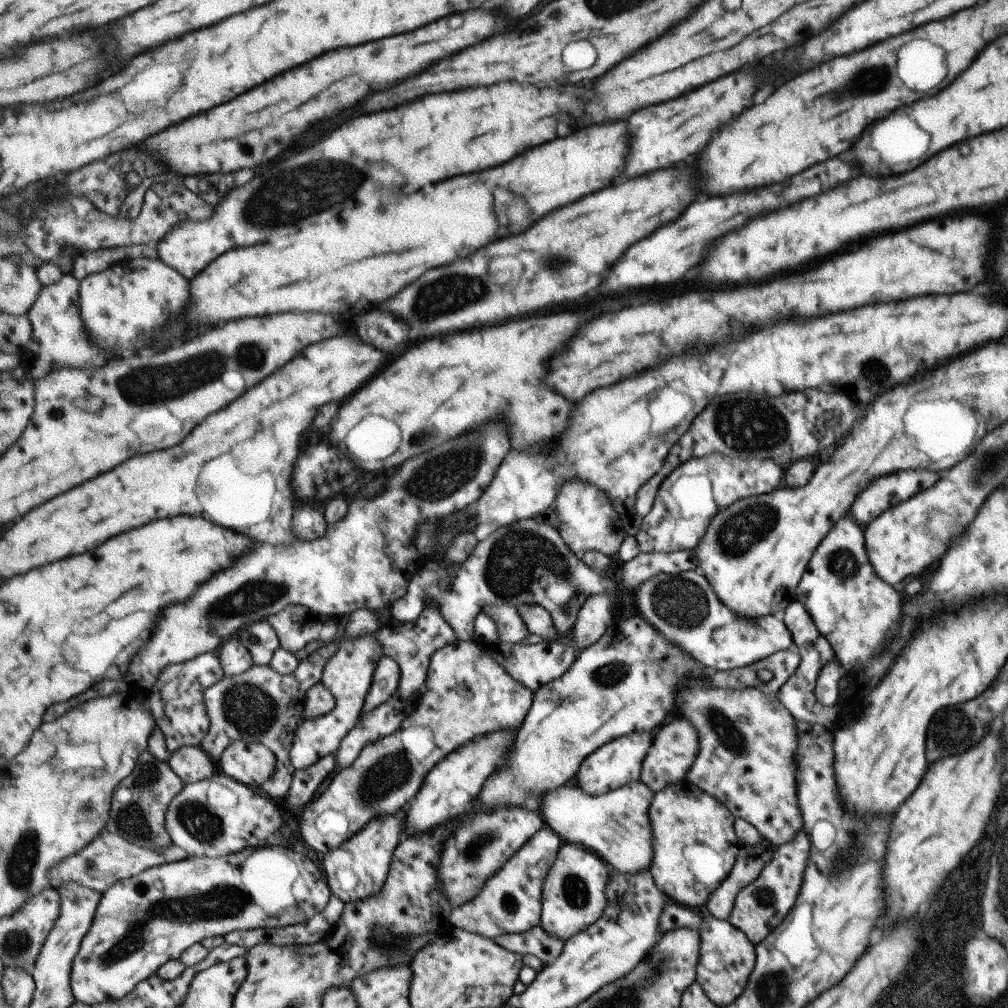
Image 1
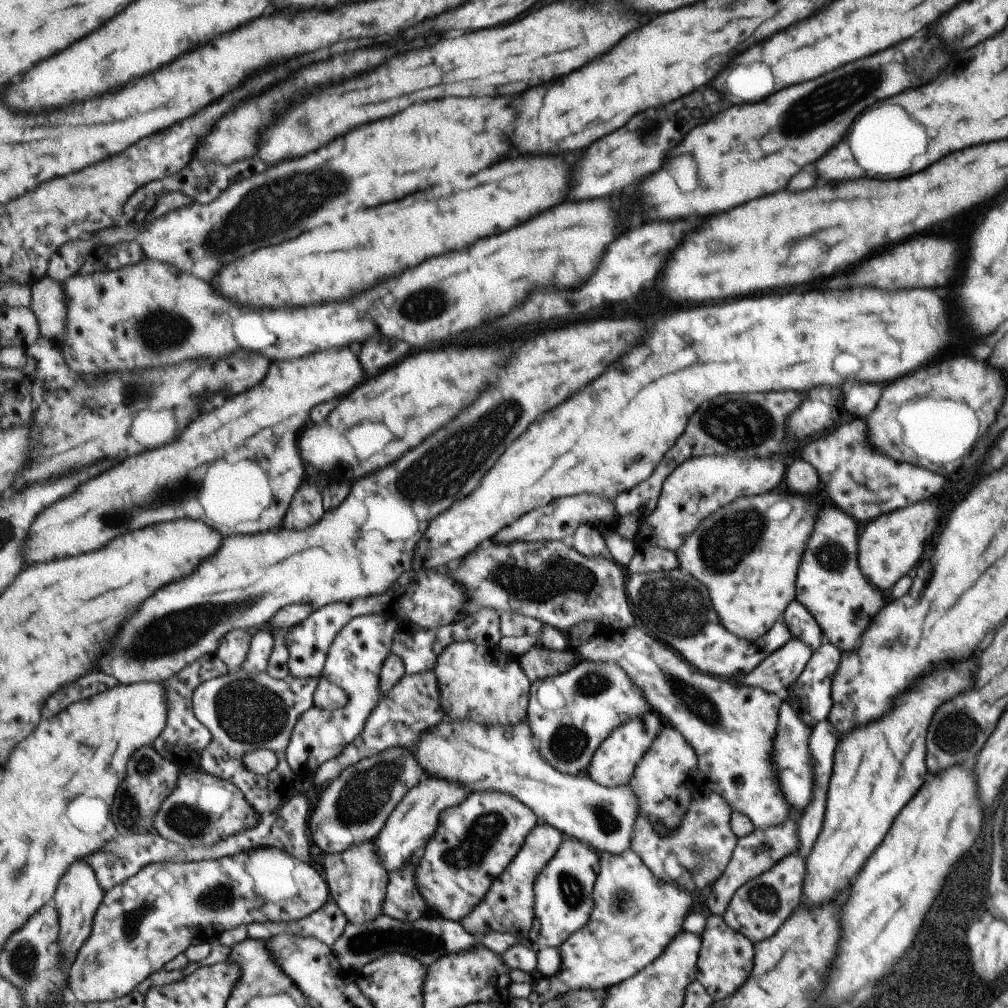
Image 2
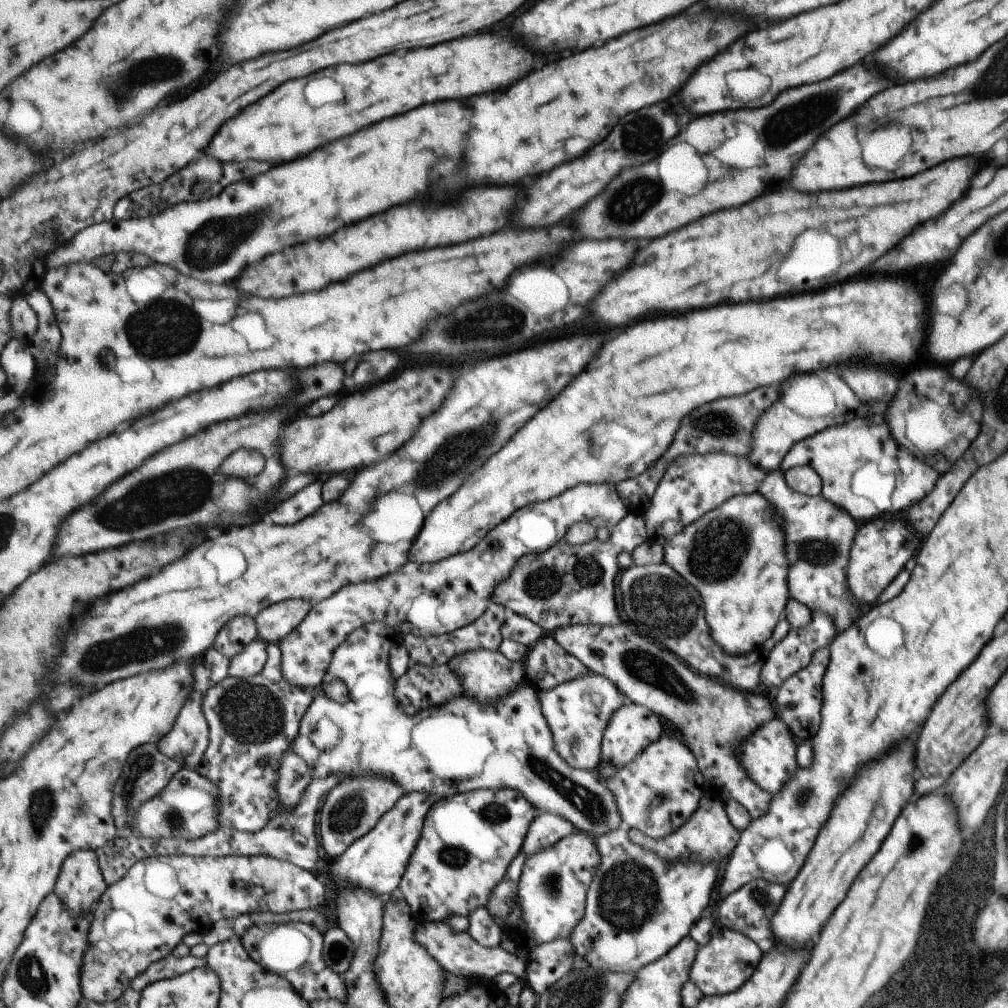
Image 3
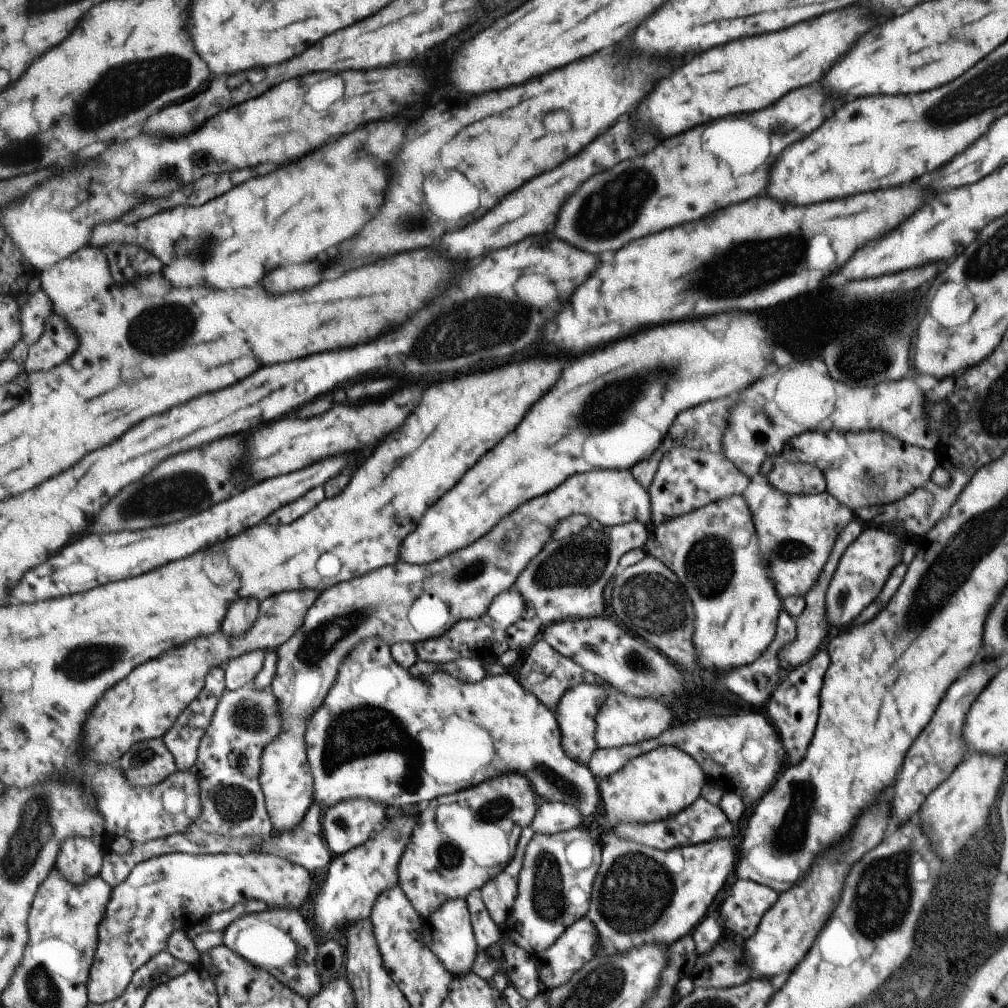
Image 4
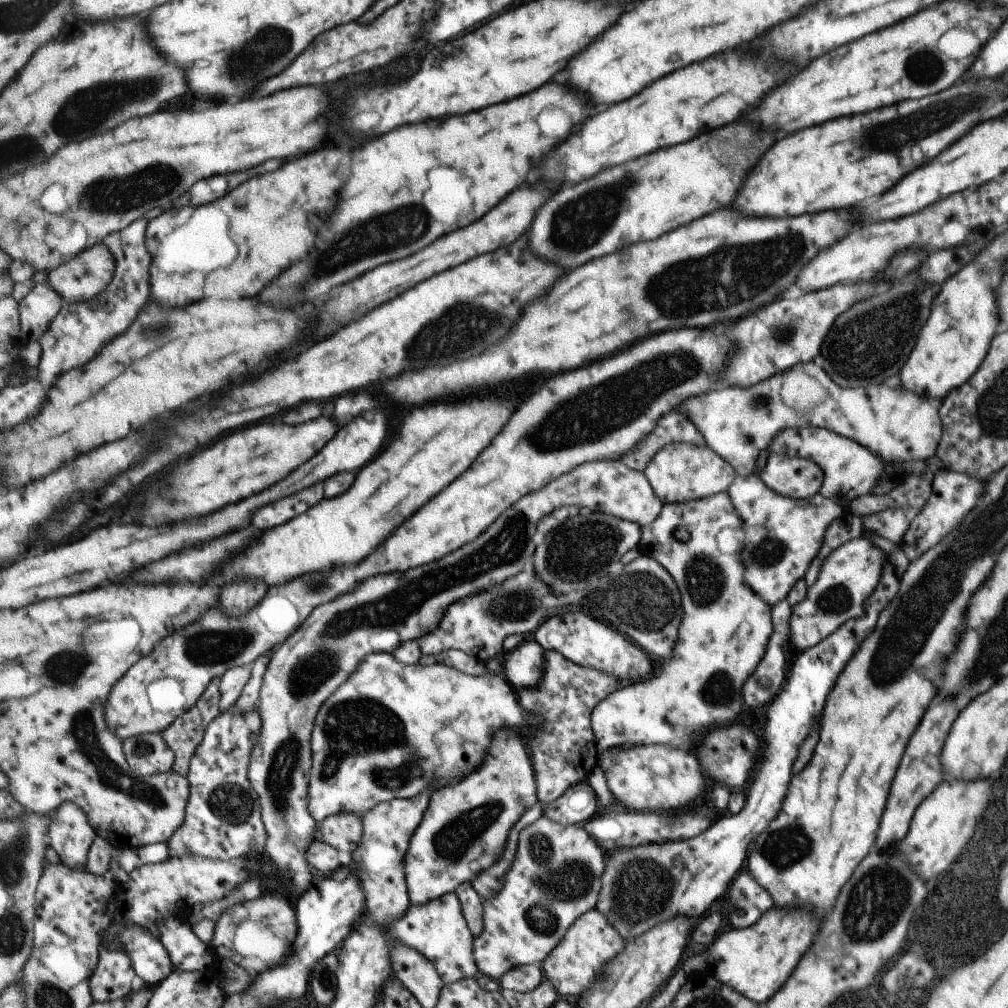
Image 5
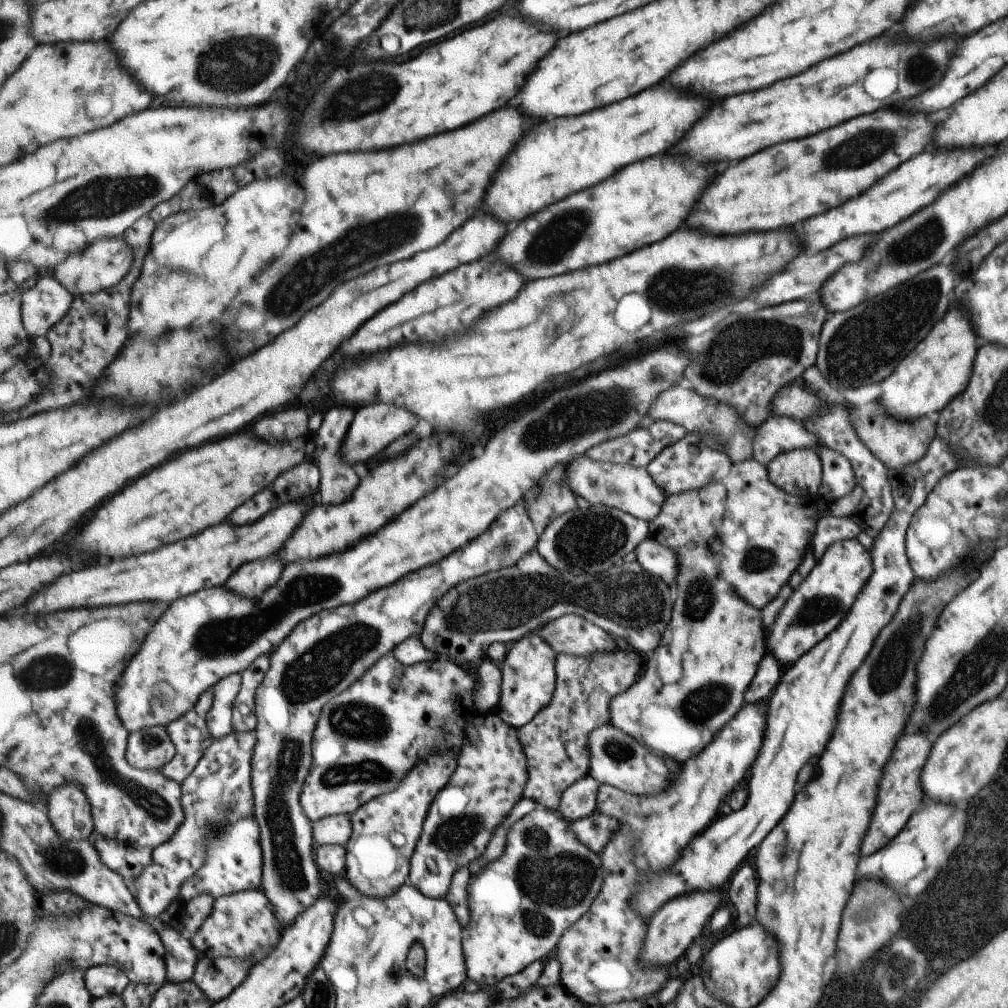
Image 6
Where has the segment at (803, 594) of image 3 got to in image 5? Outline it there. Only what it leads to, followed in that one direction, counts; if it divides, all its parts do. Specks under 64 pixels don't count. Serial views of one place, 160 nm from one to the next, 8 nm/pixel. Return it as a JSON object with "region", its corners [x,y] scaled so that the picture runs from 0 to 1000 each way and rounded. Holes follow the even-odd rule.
{"region":[[[747,469],[742,471],[735,472],[731,471],[730,475],[727,477],[725,484],[722,486],[722,489],[726,492],[727,500],[730,501],[732,511],[738,516],[738,525],[739,525],[739,575],[742,580],[764,601],[768,600],[770,597],[776,596],[780,593],[782,587],[786,584],[786,581],[793,575],[798,573],[799,566],[802,565],[805,556],[810,553],[813,543],[815,541],[818,525],[822,522],[822,519],[825,516],[828,516],[832,511],[836,509],[839,505],[833,499],[826,498],[821,494],[816,494],[813,489],[808,490],[807,492],[798,494],[798,495],[786,495],[783,493],[775,492],[762,481],[758,480],[758,477],[754,475],[753,472],[749,472]]]}

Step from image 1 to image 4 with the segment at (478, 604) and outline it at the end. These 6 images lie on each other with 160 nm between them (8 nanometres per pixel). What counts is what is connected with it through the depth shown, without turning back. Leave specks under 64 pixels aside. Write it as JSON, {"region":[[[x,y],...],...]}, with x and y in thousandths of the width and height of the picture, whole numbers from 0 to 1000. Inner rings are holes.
{"region":[[[628,517],[610,523],[597,522],[593,528],[582,523],[578,528],[564,534],[550,535],[541,541],[536,550],[516,569],[509,584],[513,584],[520,591],[525,605],[537,614],[541,623],[564,614],[600,611],[600,589],[598,589],[600,581],[606,577],[606,571],[610,569],[620,550],[628,545],[638,545],[645,531],[646,526],[640,519]]]}

